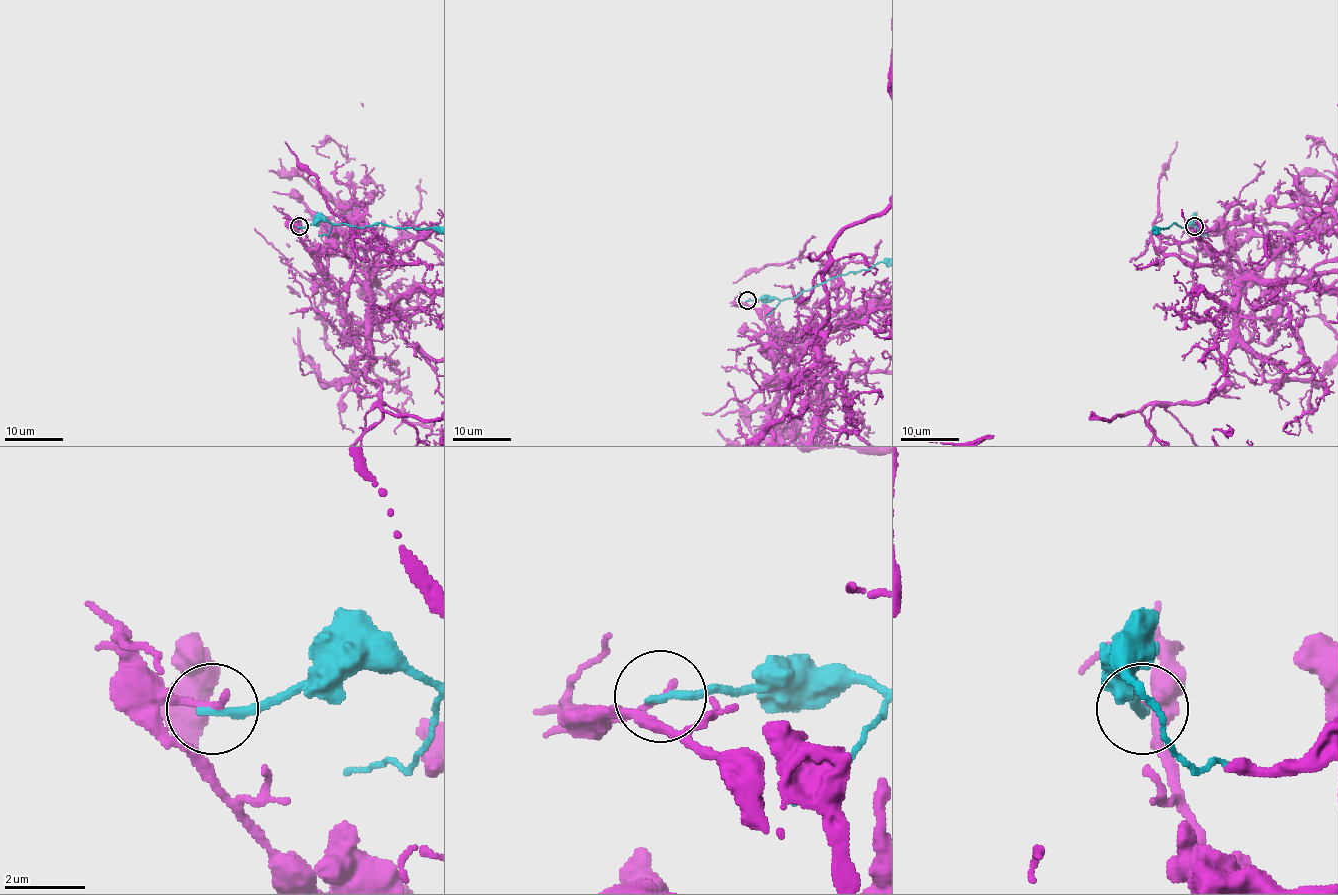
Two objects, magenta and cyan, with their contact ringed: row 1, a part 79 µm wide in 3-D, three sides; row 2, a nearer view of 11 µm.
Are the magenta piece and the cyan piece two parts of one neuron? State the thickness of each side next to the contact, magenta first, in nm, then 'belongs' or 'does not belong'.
170 nm thick on the magenta side, 220 nm on the other; does not belong

